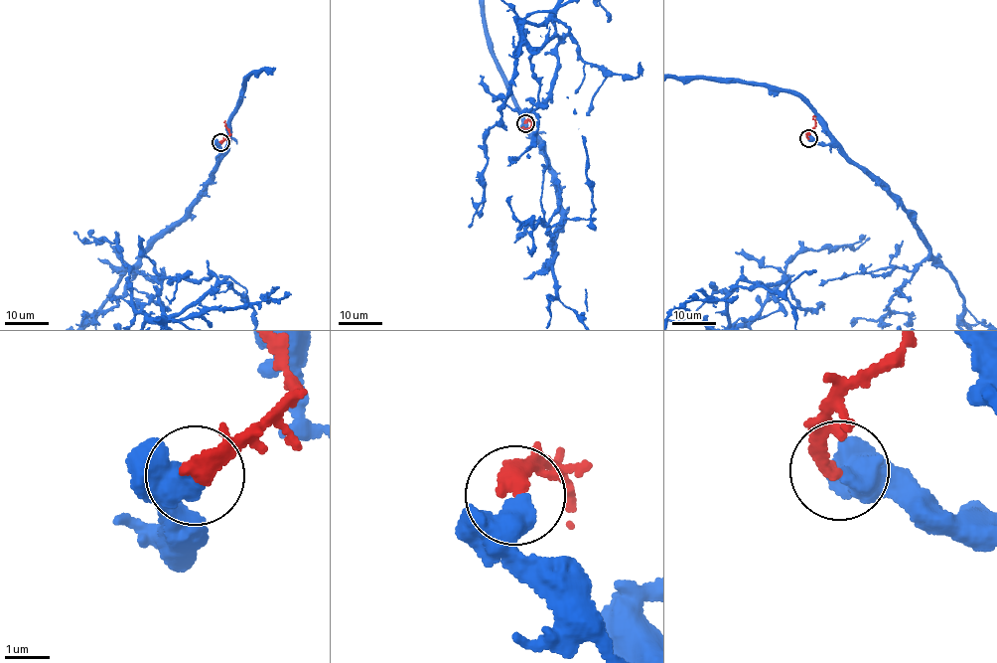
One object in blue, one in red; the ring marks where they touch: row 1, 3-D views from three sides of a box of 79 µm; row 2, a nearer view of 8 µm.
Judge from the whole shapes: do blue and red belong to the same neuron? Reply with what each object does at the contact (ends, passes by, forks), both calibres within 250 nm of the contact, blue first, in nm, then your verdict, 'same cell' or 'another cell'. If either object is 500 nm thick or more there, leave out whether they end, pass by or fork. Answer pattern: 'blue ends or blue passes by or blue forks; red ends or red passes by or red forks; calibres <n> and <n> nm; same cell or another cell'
calibres 600 and 300 nm; another cell

